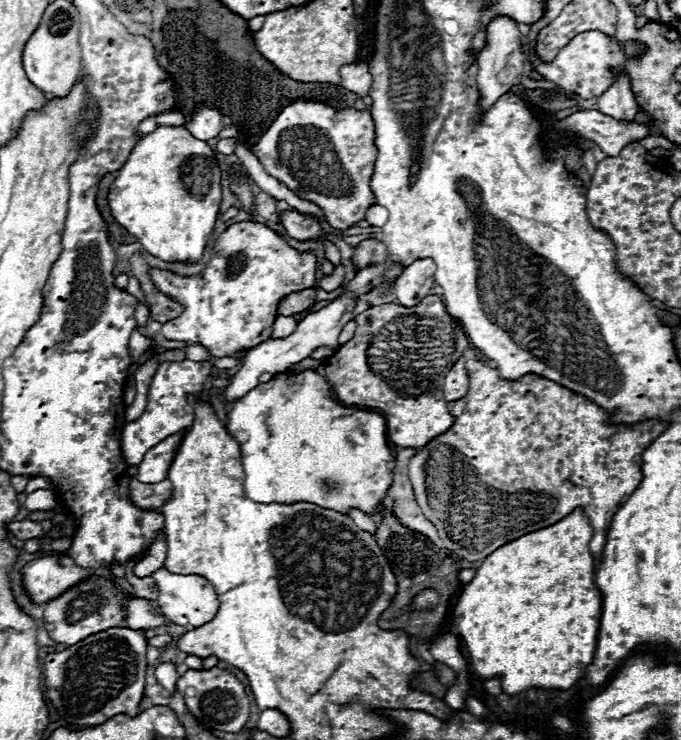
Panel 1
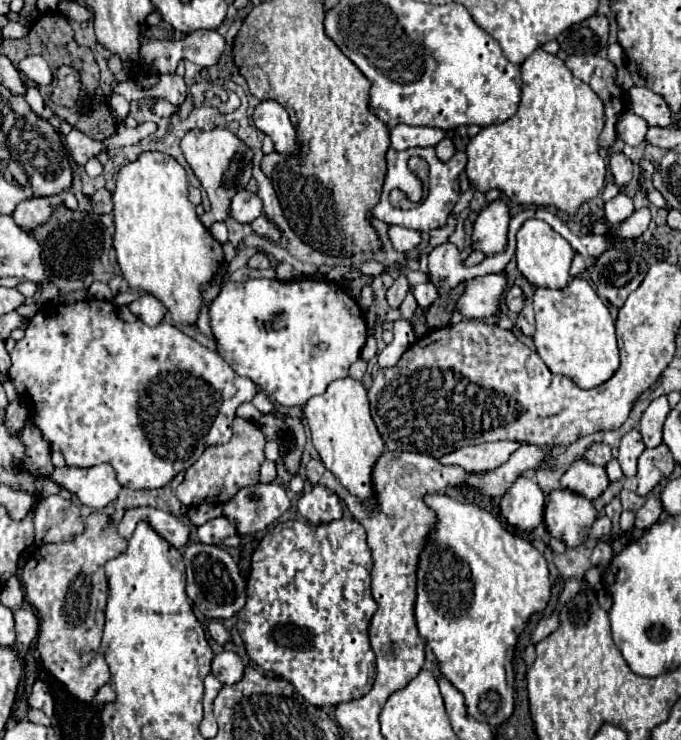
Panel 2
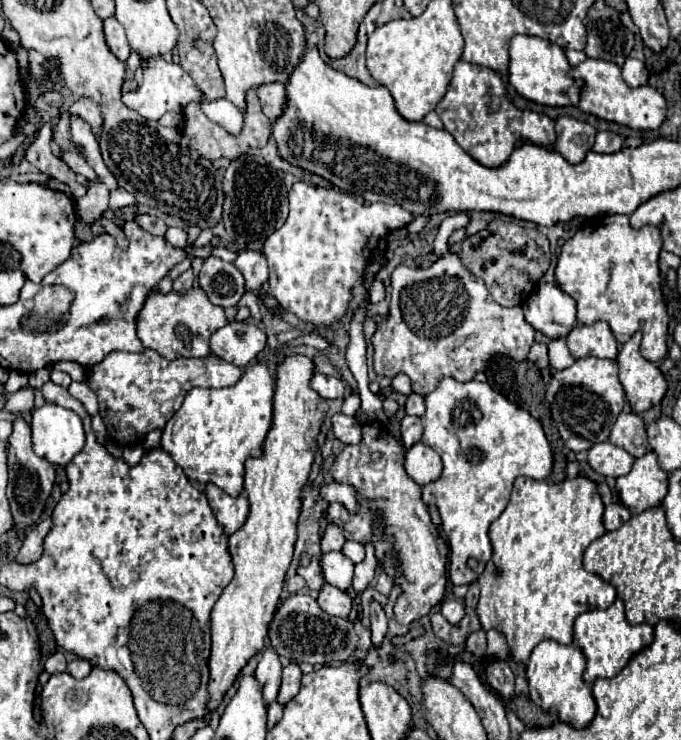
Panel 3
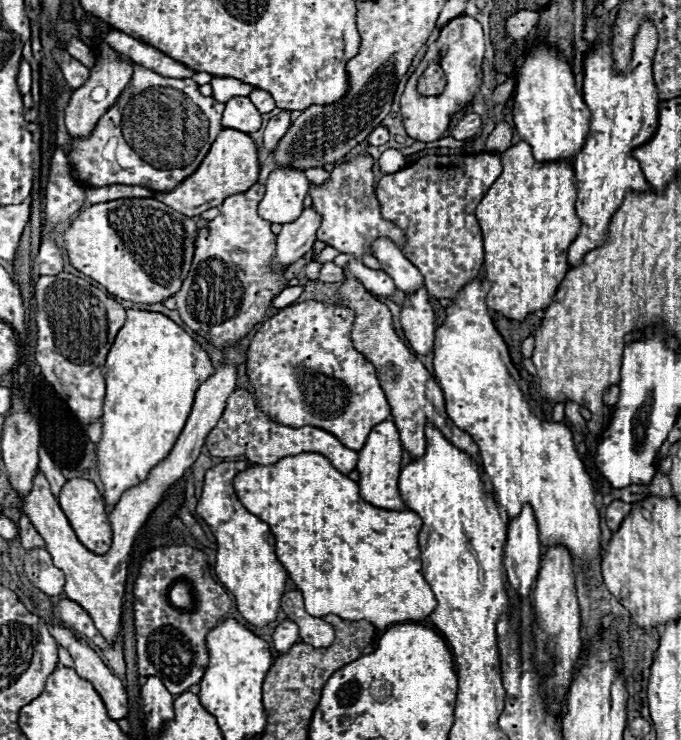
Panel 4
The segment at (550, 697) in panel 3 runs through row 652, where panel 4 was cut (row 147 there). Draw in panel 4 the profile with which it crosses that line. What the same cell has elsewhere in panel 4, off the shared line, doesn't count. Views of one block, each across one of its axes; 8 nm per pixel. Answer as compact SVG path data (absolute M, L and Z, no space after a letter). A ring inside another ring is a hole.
M546 44L530 48L520 66L512 114L520 138L532 146L532 154L538 162L572 162L584 148L590 132L590 110L574 84L570 66Z

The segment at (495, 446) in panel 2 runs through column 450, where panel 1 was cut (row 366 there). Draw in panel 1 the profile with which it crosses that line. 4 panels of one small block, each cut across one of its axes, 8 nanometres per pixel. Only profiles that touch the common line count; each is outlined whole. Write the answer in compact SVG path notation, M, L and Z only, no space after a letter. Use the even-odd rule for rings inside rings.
M464 356L458 358L456 364L452 366L452 370L444 378L444 398L448 402L458 400L458 398L466 396L466 392L468 392L468 374L466 374L464 362L466 362Z

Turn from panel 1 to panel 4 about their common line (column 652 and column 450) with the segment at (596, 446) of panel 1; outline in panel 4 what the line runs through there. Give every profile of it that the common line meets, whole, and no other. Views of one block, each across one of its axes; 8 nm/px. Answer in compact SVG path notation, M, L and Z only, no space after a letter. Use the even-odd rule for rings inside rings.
M352 276L342 282L342 286L338 288L338 296L340 298L336 298L334 302L344 304L346 308L352 308L356 314L354 328L352 328L354 348L358 352L362 352L374 364L380 386L382 386L382 390L388 398L388 404L392 408L392 420L398 426L402 446L410 452L410 456L420 458L420 454L424 454L424 446L426 446L424 424L430 420L454 446L468 452L476 462L480 462L478 446L472 442L472 438L466 432L462 432L458 426L454 426L452 420L446 416L444 396L442 396L440 386L436 384L436 380L428 374L424 364L416 358L416 354L406 346L406 342L394 330L392 314L390 314L388 306L382 304L380 300L372 298L372 294L368 294L364 290L364 286L360 286L360 282Z

